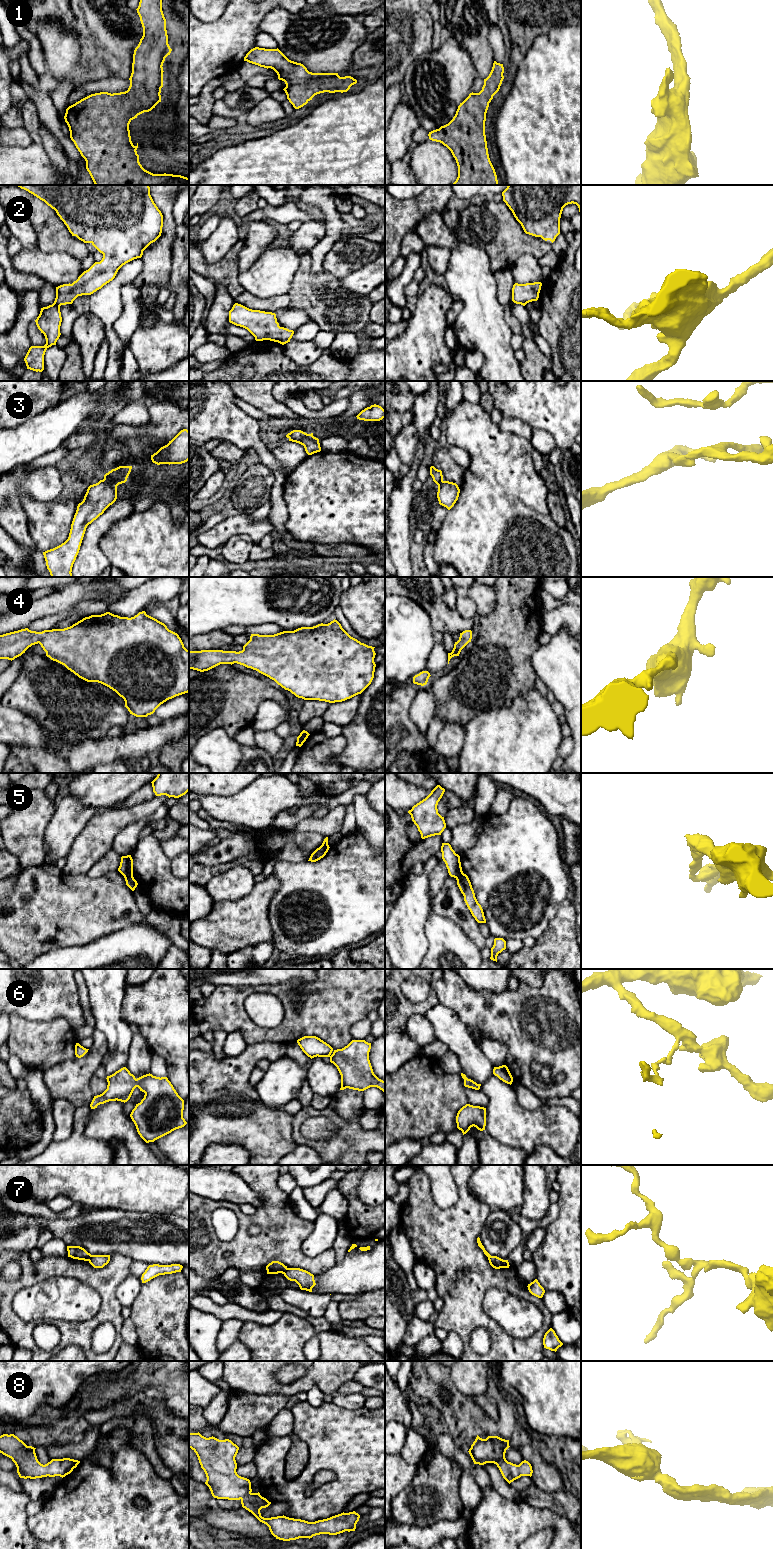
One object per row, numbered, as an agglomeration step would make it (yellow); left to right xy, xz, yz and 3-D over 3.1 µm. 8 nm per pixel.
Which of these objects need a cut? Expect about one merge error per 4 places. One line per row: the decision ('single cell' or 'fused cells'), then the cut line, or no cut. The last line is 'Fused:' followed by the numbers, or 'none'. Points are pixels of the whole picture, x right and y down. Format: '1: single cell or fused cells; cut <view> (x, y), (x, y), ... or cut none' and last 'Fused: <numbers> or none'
1: single cell; cut none
2: single cell; cut none
3: single cell; cut none
4: single cell; cut none
5: fused cells; cut xy (132, 875), (124, 876)
6: single cell; cut none
7: fused cells; cut xy (91, 1255), (87, 1260)
8: single cell; cut none
Fused: 5, 7

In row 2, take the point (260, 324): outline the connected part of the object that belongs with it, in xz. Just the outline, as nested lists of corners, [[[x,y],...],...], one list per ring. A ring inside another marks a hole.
[[[238,303],[229,311],[229,322],[247,329],[256,341],[270,340],[284,345],[294,334],[293,330],[279,326],[275,313],[252,310]]]

